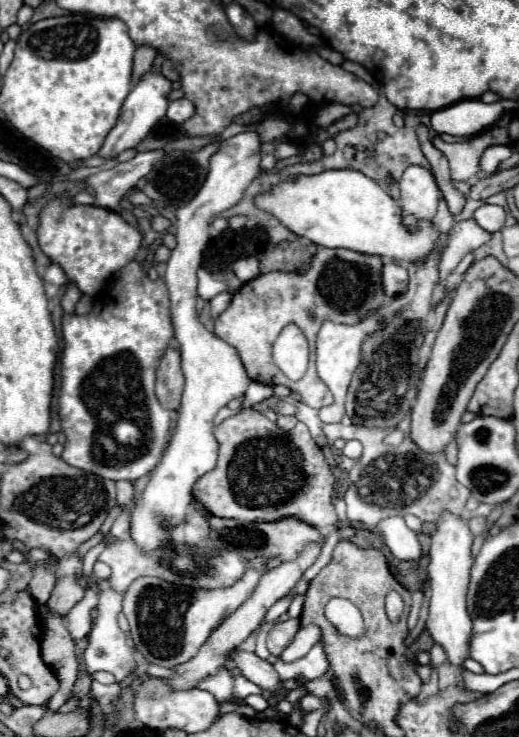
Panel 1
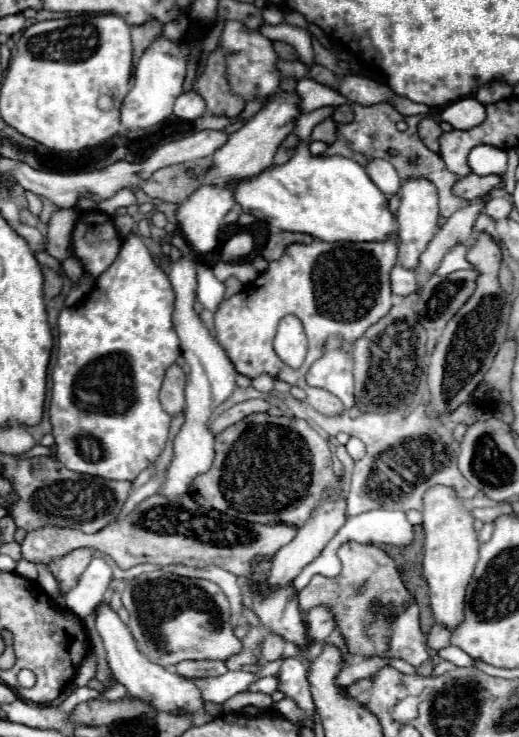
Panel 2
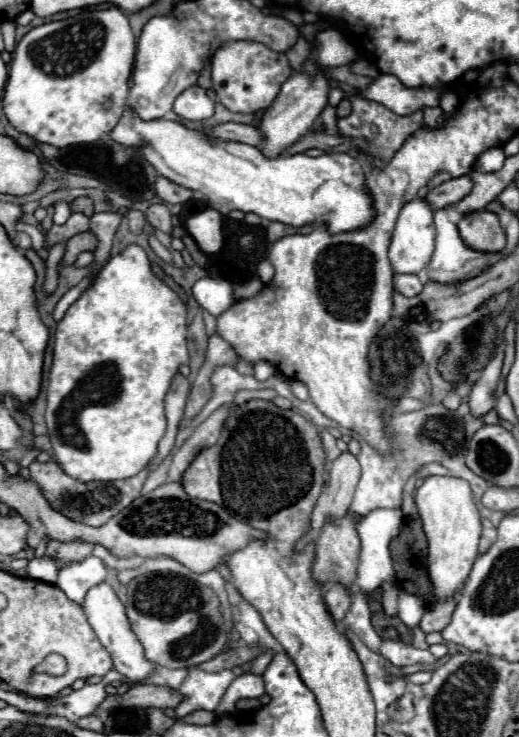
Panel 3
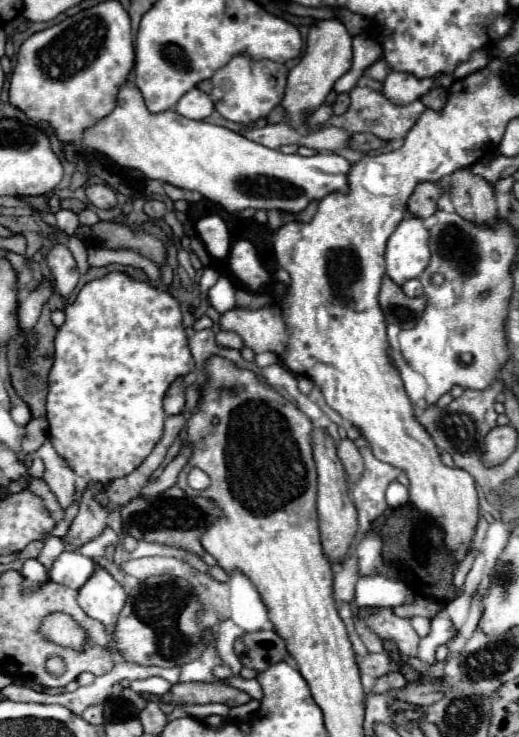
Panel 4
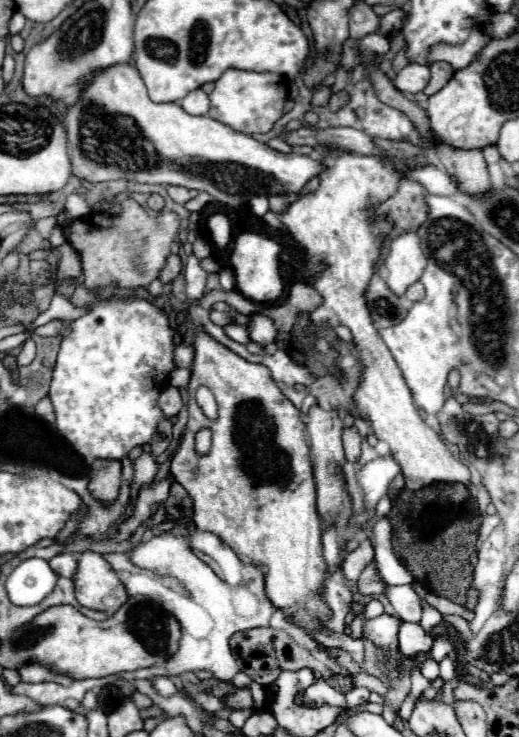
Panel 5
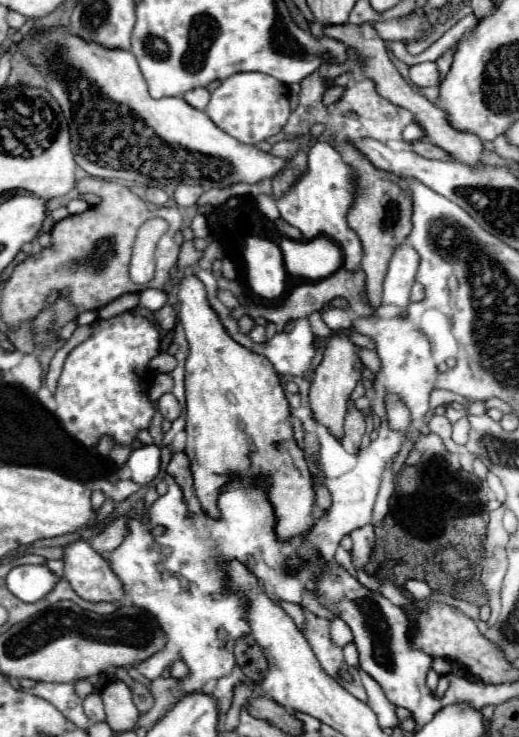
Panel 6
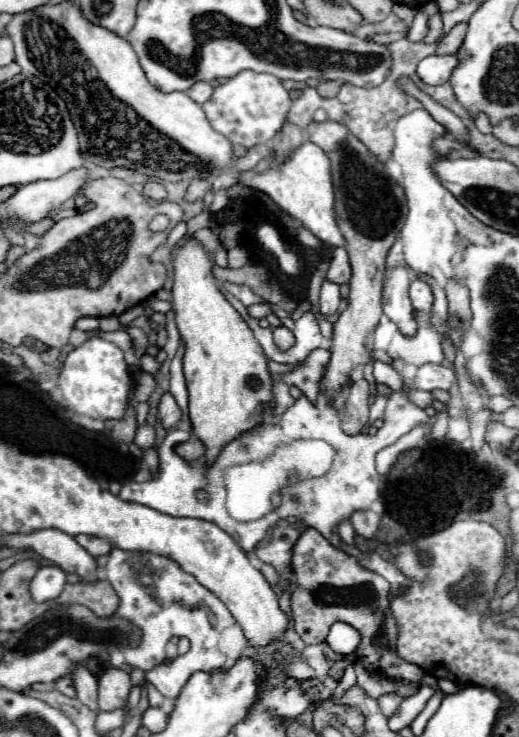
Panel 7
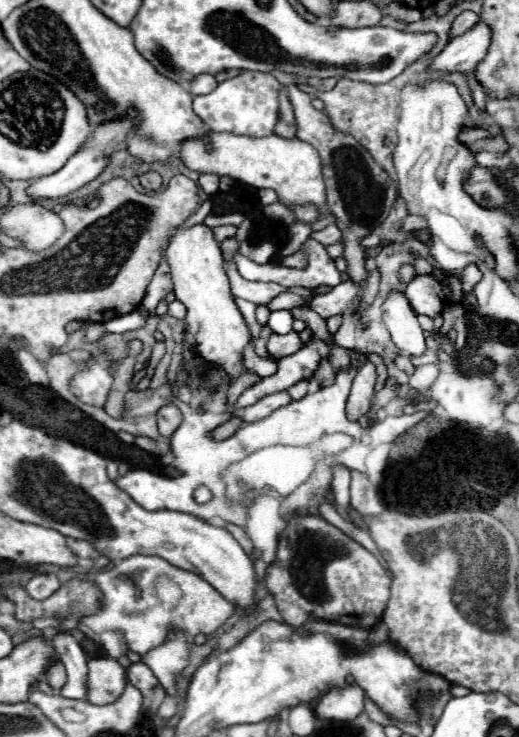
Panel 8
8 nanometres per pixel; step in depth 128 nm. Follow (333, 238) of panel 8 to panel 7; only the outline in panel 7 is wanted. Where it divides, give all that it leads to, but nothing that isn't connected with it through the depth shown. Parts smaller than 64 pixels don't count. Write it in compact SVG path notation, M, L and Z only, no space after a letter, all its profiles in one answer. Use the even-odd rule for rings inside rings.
M334 248L326 280L332 280L334 284L342 286L348 284L350 278L352 278L352 266L348 264L348 252L344 248Z

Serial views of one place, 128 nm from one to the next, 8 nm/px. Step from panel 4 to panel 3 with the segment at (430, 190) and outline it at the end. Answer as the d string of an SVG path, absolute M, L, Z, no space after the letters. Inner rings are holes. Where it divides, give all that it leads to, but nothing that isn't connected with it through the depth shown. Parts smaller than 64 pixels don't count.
M460 176L460 178L452 178L444 184L440 184L436 190L426 194L426 200L430 202L432 208L444 208L444 206L452 206L456 202L460 202L464 196L468 196L468 192L472 190L472 176Z

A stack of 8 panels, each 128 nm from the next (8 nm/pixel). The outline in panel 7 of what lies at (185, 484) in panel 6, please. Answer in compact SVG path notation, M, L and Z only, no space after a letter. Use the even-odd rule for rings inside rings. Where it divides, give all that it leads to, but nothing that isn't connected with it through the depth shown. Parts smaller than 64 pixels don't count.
M190 436L190 440L184 442L184 444L180 444L176 450L178 450L178 454L180 454L184 460L188 460L188 462L198 462L198 460L204 456L204 446L202 446L202 442L196 440L194 436Z

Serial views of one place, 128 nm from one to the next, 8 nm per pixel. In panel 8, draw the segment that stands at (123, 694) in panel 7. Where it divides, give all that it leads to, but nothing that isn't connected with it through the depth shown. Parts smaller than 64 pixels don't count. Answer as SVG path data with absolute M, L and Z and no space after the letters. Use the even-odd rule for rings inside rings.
M90 658L88 660L88 702L112 704L124 692L128 678L126 670L112 658Z

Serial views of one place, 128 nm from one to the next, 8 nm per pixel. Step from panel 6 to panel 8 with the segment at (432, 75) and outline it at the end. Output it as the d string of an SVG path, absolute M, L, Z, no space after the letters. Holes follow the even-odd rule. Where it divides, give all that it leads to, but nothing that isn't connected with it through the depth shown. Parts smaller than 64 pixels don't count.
M478 22L466 34L448 42L446 48L438 56L434 56L428 64L428 72L464 72L470 82L474 106L480 112L484 112L486 94L474 78L474 68L486 56L488 44L490 44L490 30L484 22Z

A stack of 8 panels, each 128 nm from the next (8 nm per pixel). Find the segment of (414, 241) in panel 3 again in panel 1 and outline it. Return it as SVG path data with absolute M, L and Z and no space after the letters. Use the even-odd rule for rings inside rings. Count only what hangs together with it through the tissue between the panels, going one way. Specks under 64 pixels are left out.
M410 166L400 178L400 208L404 224L414 226L418 220L432 220L438 208L440 190L430 170Z

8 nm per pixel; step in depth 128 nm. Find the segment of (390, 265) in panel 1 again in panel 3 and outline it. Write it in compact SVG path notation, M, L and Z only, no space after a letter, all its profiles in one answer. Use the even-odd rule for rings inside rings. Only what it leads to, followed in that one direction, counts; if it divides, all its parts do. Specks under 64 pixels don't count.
M396 274L394 276L394 290L402 296L416 296L422 290L422 282L416 274Z

